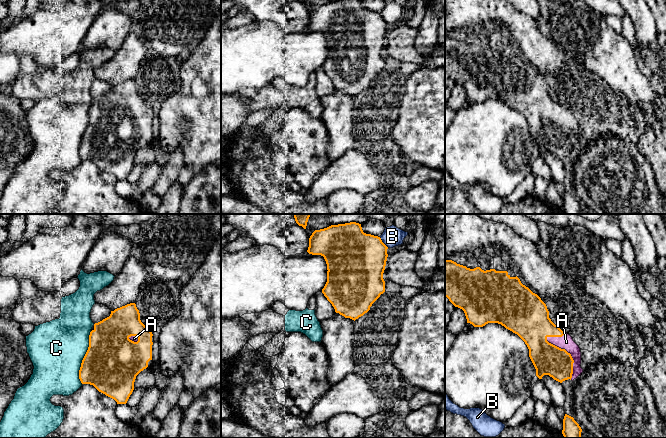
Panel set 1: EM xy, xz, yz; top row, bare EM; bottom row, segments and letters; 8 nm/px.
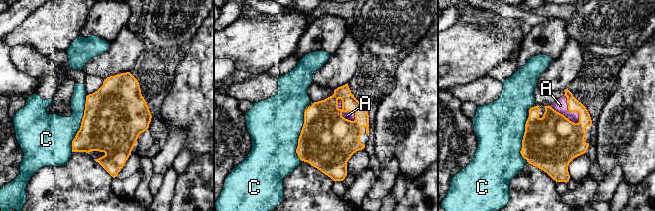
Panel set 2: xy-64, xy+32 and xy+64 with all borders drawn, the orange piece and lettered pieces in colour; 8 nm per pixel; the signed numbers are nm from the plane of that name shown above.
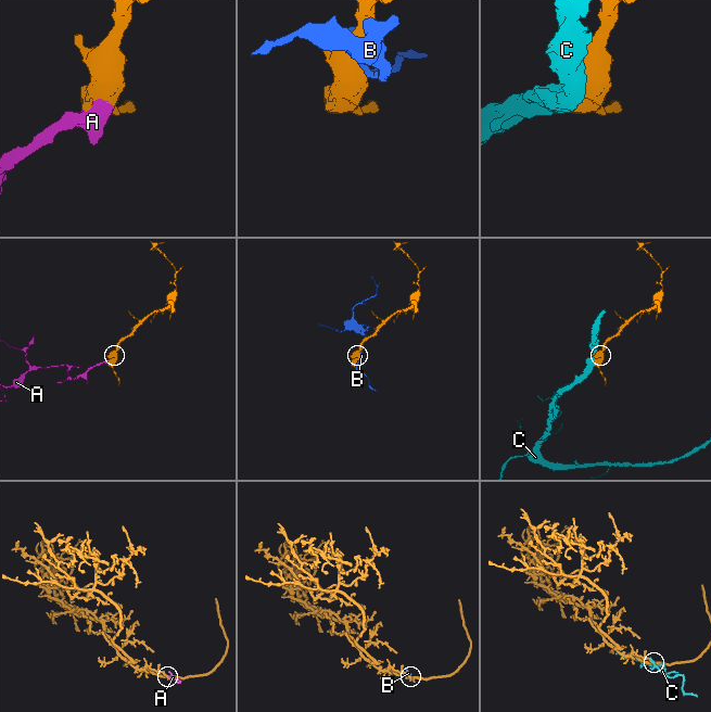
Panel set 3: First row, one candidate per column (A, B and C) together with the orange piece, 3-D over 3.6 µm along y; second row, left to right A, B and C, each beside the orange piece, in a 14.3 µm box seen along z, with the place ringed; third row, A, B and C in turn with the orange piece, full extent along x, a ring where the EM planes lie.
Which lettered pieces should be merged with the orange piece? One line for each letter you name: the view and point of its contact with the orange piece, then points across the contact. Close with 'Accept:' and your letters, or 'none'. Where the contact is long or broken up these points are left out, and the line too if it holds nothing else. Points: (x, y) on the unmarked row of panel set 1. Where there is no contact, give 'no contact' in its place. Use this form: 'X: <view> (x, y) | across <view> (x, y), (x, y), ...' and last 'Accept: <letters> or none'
A: yz (569, 129)
Accept: A

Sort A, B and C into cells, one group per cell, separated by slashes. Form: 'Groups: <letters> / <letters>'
Groups: A / B / C

